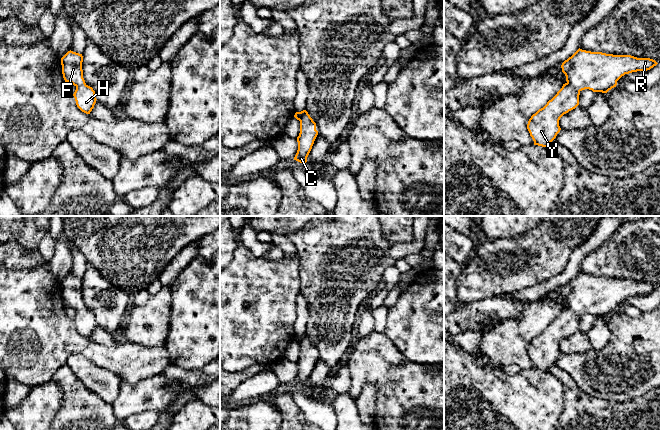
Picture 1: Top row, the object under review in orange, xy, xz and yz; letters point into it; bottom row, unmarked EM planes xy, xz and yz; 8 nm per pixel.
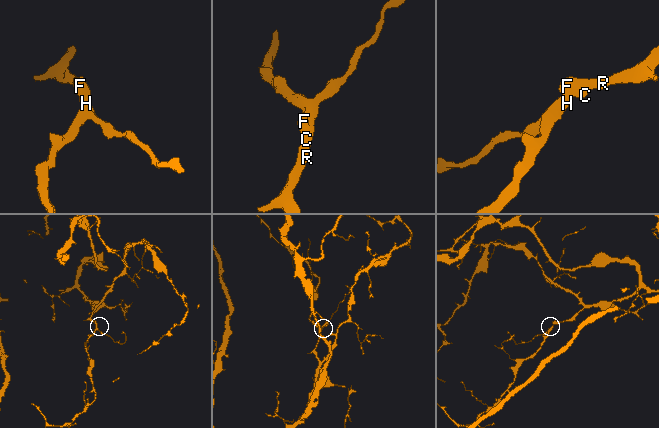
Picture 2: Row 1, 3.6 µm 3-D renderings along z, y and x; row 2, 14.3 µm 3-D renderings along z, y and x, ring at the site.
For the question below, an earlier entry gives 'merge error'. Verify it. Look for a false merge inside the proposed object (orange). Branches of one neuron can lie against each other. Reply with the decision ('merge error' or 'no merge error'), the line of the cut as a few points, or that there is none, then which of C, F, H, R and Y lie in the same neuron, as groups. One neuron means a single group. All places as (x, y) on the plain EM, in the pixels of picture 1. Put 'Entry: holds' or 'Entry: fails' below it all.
no merge error; no cut; C F H R Y
Entry: fails

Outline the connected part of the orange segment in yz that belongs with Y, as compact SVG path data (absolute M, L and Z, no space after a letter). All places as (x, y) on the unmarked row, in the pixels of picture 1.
M579 272L561 289L567 306L528 345L527 353L534 369L550 369L561 354L560 342L579 329L582 314L607 317L616 311L617 305L625 298L647 295L657 288L650 282L591 276Z

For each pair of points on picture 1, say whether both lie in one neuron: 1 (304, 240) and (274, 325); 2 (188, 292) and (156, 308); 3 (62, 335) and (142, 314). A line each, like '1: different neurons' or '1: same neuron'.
1: different neurons
2: different neurons
3: different neurons

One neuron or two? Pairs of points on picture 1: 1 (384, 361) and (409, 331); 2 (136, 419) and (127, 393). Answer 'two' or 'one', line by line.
1: two
2: two

